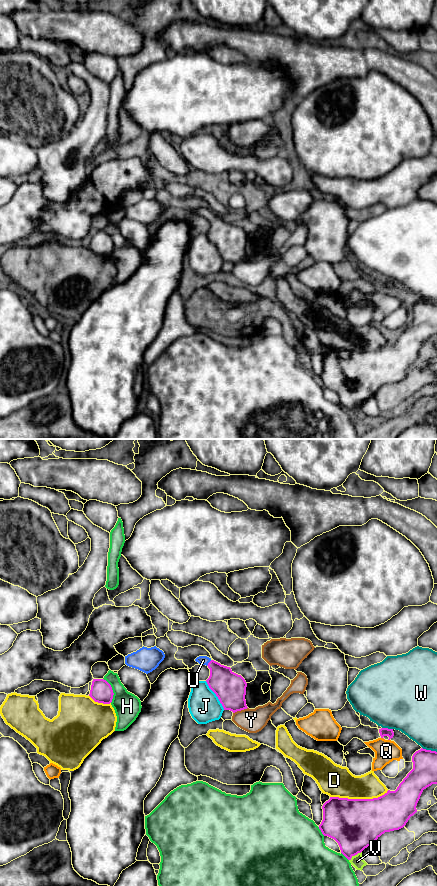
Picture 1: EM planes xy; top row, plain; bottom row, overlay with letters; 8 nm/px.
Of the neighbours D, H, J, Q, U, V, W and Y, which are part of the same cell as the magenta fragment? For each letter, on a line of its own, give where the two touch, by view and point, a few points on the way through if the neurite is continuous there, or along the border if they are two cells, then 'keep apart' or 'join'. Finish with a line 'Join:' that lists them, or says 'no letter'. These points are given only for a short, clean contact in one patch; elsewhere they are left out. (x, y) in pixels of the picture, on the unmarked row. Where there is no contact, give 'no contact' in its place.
D: meets magenta in xy at (359, 351); keep apart
H: meets magenta in xy at (112, 242); keep apart
J: meets magenta in xy at (216, 247); keep apart
Q: meets magenta in xy at (382, 289); keep apart
U: meets magenta in xy at (208, 215); runs through xy (228, 238), (208, 215), (203, 212); join
V: meets magenta in xy at (355, 406); keep apart
W: meets magenta in xy at (387, 280); keep apart
Y: meets magenta in xy at (240, 262); keep apart
Join: U

